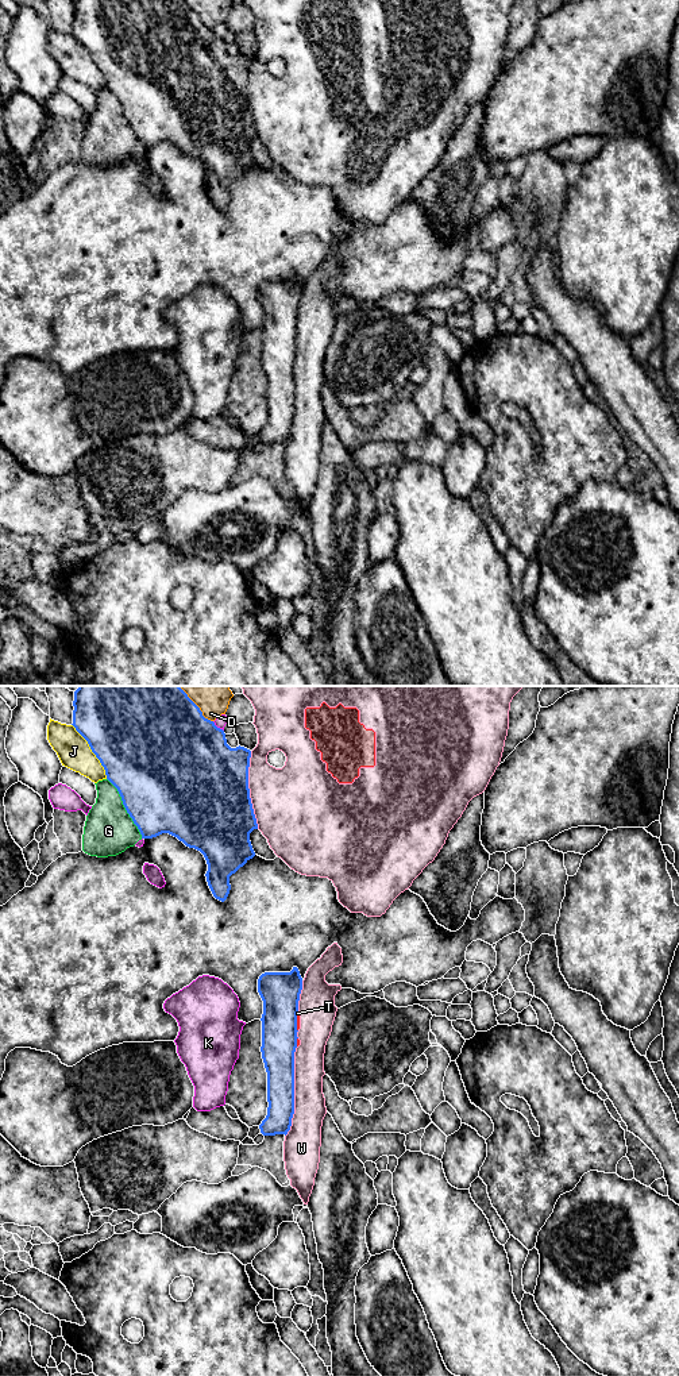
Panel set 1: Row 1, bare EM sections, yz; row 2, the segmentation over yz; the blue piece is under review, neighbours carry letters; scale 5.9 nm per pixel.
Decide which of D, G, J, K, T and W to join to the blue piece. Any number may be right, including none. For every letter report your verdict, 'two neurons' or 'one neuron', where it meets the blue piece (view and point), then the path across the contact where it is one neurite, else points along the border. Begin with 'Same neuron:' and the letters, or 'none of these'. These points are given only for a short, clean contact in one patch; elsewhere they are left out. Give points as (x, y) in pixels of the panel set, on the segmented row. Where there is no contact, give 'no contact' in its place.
Same neuron: none of these
D: two neurons; meets blue in yz at (196, 705)
G: two neurons; meets blue in yz at (124, 806)
J: two neurons; meets blue in yz at (92, 751)
K: two neurons; meets blue in yz at (216, 727)
T: two neurons; meets blue in yz at (296, 1021)
W: two neurons; meets blue in yz at (293, 1091)

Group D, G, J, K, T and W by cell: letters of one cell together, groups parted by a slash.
D / G / J / K / T W

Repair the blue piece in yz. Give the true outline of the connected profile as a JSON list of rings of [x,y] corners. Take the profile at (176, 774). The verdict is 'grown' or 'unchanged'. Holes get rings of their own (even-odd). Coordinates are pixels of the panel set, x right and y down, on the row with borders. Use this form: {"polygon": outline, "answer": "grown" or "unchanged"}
{"polygon": [[[78,686],[73,701],[73,726],[88,741],[92,752],[105,770],[107,779],[117,789],[123,805],[138,826],[142,839],[153,839],[162,833],[169,833],[182,841],[186,847],[200,851],[208,864],[205,874],[208,886],[213,897],[224,902],[229,894],[229,876],[255,856],[250,841],[250,833],[258,829],[254,814],[250,789],[248,767],[251,751],[244,747],[231,748],[227,744],[225,733],[213,721],[205,718],[200,708],[188,697],[180,686]]], "answer": "unchanged"}

